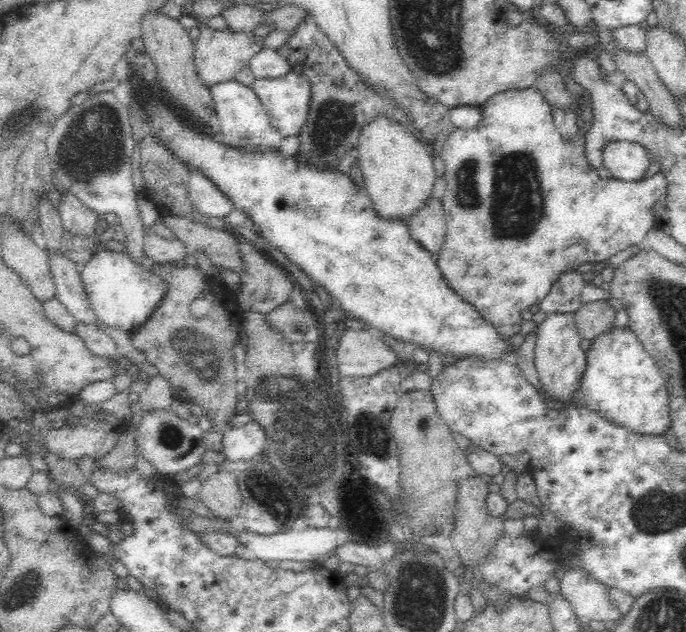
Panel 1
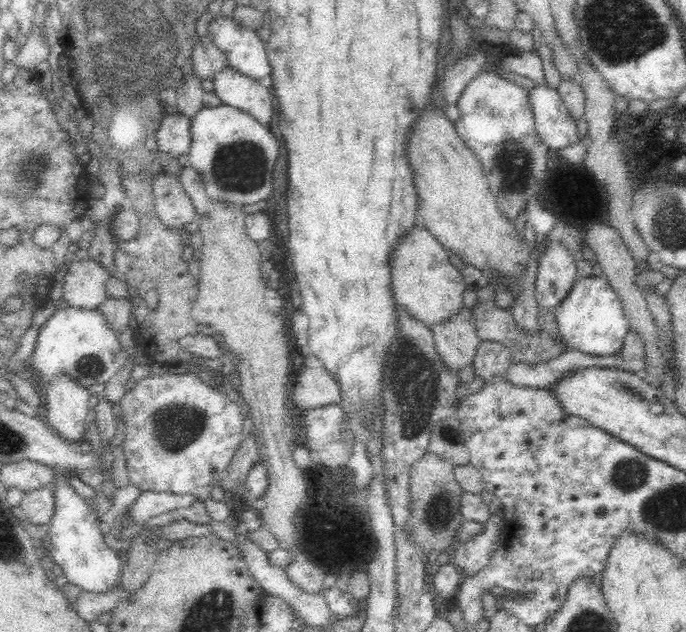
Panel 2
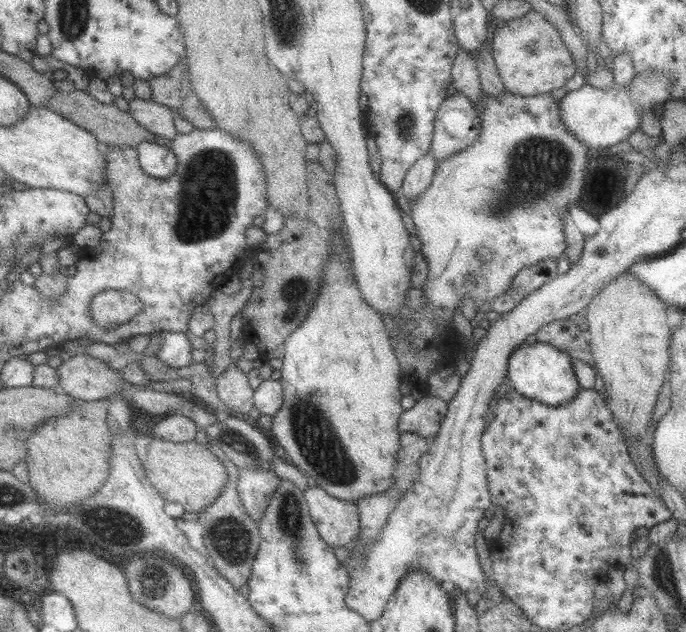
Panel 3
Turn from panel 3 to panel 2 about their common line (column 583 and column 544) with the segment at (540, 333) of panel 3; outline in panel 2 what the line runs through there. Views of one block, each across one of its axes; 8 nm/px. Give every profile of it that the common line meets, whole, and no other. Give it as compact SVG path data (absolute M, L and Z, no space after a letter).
M486 286L475 291L475 304L468 309L470 315L473 316L473 323L477 330L478 338L482 341L500 341L509 348L510 356L513 362L518 364L527 364L534 366L538 362L548 362L552 358L556 358L562 351L564 351L564 343L557 343L553 338L544 334L539 328L534 334L524 334L517 329L511 311L505 311L498 308L493 301L493 286Z

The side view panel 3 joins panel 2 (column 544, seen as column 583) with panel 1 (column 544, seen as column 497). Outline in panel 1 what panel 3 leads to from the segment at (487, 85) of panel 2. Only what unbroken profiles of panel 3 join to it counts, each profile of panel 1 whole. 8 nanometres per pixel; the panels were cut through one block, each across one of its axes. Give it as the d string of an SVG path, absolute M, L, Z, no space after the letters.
M535 86L502 91L490 97L480 107L482 109L480 126L474 130L461 130L460 128L454 130L446 138L442 148L441 156L445 163L444 180L447 185L442 198L446 230L444 230L442 238L442 248L435 255L435 262L442 277L450 285L450 288L454 289L454 293L474 306L482 320L492 325L494 330L498 331L498 337L506 342L508 338L518 334L517 332L522 326L522 310L526 310L526 308L535 310L540 300L551 291L552 284L558 281L558 278L563 274L577 272L579 266L585 263L602 263L620 250L626 250L634 244L641 246L646 232L656 226L652 206L667 198L670 192L670 183L666 178L666 172L662 171L639 181L600 178L597 170L590 166L586 159L584 142L579 140L569 142L557 133L552 118L552 106Z

